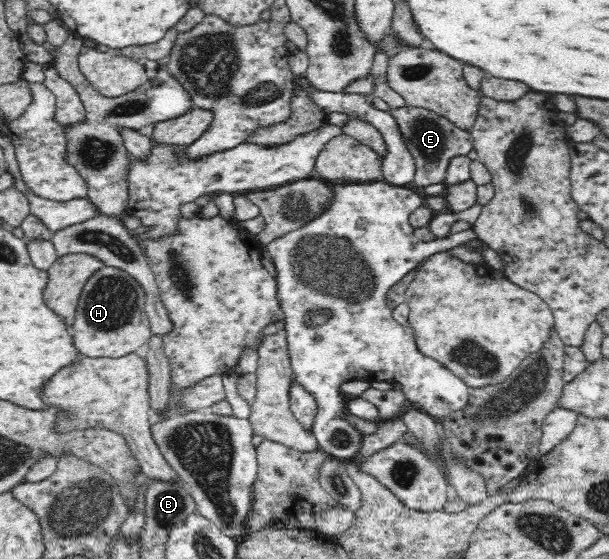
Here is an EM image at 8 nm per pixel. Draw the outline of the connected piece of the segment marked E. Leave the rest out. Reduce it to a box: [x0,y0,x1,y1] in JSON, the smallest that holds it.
[390,105,474,187]

